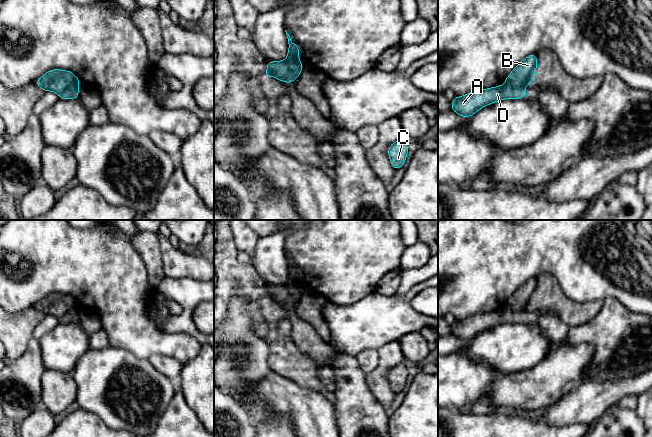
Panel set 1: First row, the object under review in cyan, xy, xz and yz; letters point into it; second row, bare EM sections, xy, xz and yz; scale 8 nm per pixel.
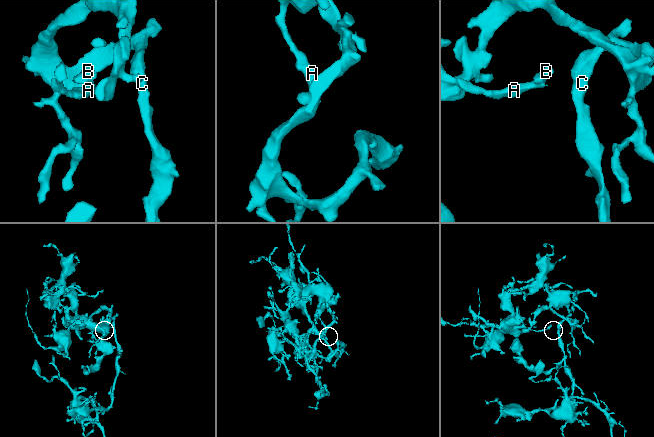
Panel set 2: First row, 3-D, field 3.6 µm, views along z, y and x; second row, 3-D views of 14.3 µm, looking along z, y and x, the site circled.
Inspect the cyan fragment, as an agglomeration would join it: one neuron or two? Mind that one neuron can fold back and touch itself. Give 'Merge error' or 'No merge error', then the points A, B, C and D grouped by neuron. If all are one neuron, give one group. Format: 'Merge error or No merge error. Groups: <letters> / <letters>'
Merge error. Groups: A C D / B

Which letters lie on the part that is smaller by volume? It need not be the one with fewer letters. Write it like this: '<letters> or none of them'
B

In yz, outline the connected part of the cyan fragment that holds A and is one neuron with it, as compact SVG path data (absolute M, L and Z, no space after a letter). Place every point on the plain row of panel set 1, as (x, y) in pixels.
M504 308L498 311L470 316L460 321L456 320L451 325L451 334L462 341L469 342L486 329L503 323L522 323L526 319L529 318L525 317L524 310L512 312Z

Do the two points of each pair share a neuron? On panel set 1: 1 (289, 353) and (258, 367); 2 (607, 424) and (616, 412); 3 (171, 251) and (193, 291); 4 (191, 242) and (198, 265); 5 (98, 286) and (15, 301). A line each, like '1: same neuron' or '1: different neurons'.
1: different neurons
2: same neuron
3: different neurons
4: different neurons
5: same neuron

